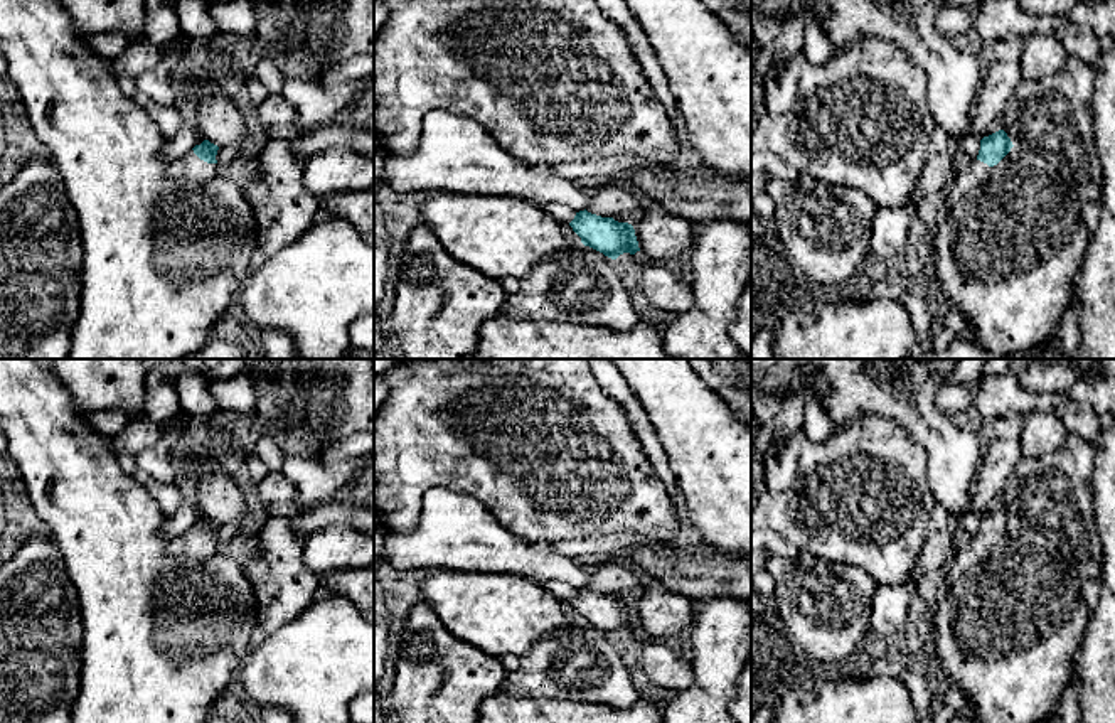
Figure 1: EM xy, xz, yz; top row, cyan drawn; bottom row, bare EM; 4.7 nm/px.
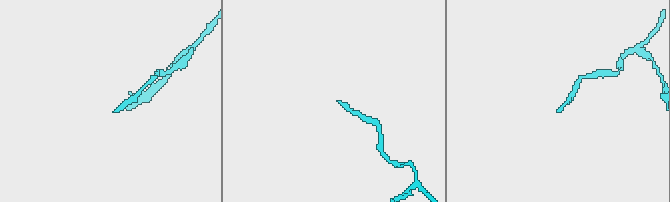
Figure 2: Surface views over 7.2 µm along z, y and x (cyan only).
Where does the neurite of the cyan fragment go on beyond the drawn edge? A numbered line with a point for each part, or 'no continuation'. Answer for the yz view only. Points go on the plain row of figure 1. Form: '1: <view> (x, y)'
1: yz (976, 550)

